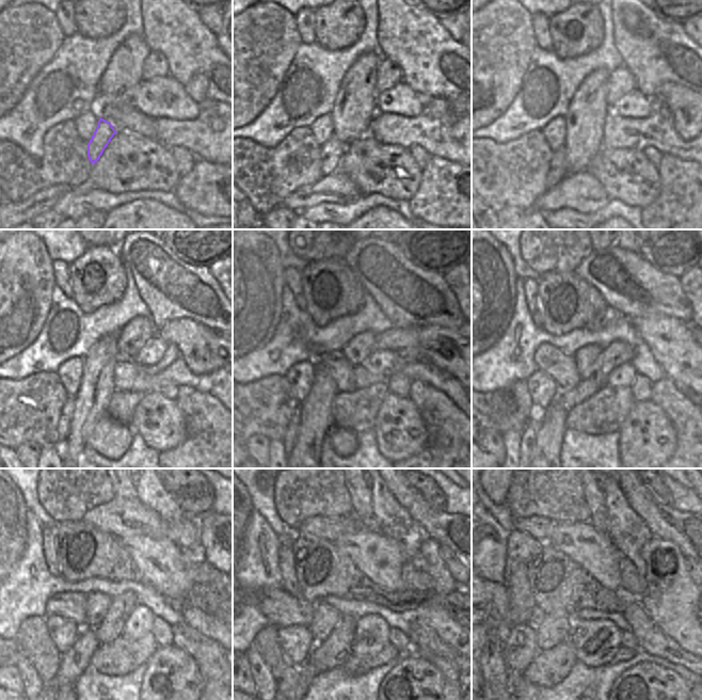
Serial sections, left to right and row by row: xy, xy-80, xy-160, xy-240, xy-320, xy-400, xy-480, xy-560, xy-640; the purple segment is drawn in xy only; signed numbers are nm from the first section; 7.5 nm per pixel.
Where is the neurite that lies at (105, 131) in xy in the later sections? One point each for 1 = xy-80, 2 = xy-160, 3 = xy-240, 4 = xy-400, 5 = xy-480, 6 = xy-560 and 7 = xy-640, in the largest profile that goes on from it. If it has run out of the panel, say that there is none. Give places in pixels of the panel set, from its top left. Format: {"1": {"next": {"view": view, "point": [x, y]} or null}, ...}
{"1": {"next": {"view": "xy-80", "point": [331, 153]}}, "2": {"next": {"view": "xy-160", "point": [557, 170]}}, "3": {"next": {"view": "xy-240", "point": [64, 425]}}, "4": {"next": {"view": "xy-400", "point": [528, 435]}}, "5": {"next": {"view": "xy-480", "point": [52, 685]}}, "6": {"next": null}, "7": {"next": null}}

